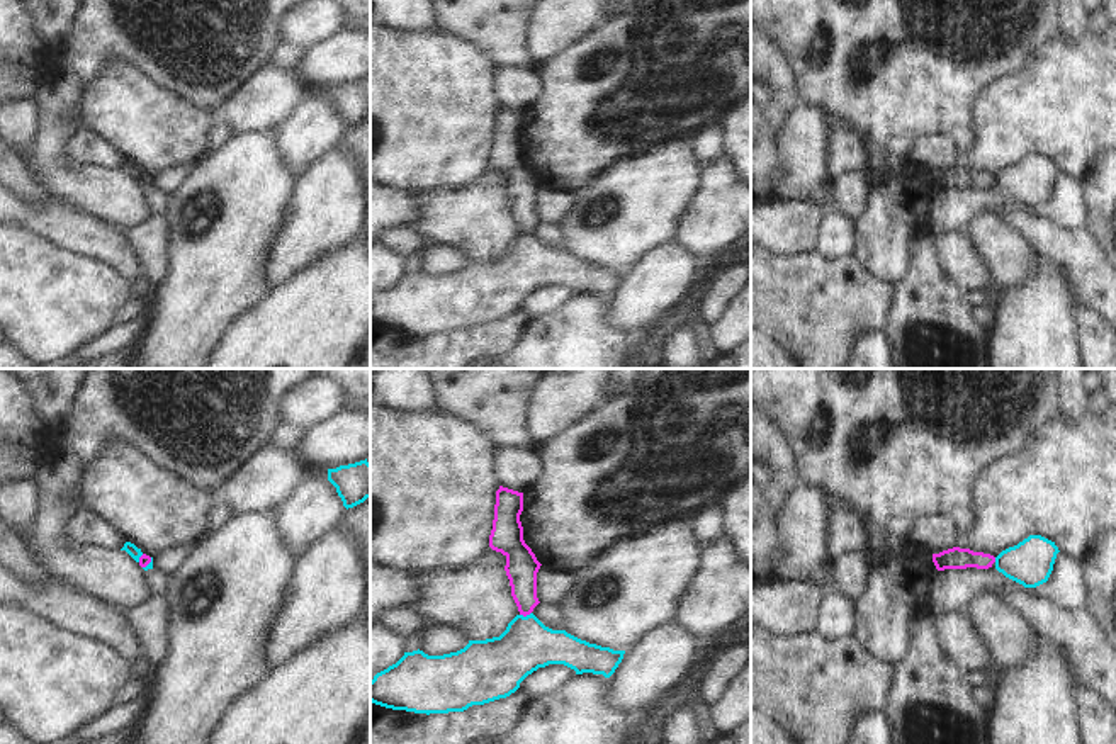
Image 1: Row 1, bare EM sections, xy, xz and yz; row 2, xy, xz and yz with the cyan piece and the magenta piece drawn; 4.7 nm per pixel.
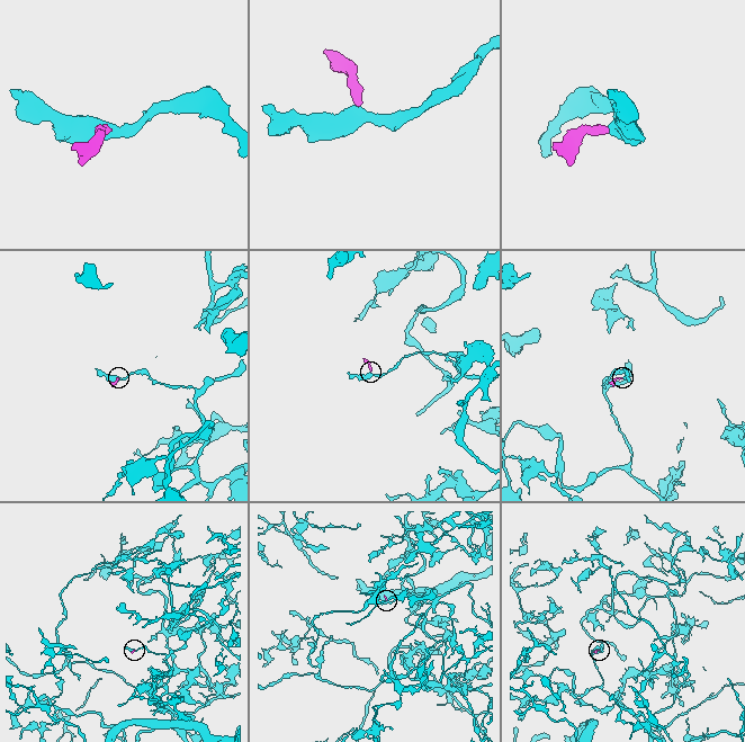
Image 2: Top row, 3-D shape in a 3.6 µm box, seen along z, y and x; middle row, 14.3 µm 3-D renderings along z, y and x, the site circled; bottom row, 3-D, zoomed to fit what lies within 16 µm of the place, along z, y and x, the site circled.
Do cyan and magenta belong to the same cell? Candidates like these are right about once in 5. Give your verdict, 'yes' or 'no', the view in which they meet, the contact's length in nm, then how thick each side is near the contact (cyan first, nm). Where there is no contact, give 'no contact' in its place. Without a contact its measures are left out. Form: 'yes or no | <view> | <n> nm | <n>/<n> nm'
no | xz | 60 nm | 240/160 nm

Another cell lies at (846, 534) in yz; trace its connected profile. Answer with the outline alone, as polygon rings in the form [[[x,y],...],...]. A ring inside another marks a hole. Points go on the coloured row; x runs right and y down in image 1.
[[[831,501],[827,511],[829,562],[849,552],[865,550],[868,537],[858,513],[843,501]]]

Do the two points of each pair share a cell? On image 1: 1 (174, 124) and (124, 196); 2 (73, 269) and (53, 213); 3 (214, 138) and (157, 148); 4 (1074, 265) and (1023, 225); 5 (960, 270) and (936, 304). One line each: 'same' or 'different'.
1: different
2: different
3: different
4: same
5: different

